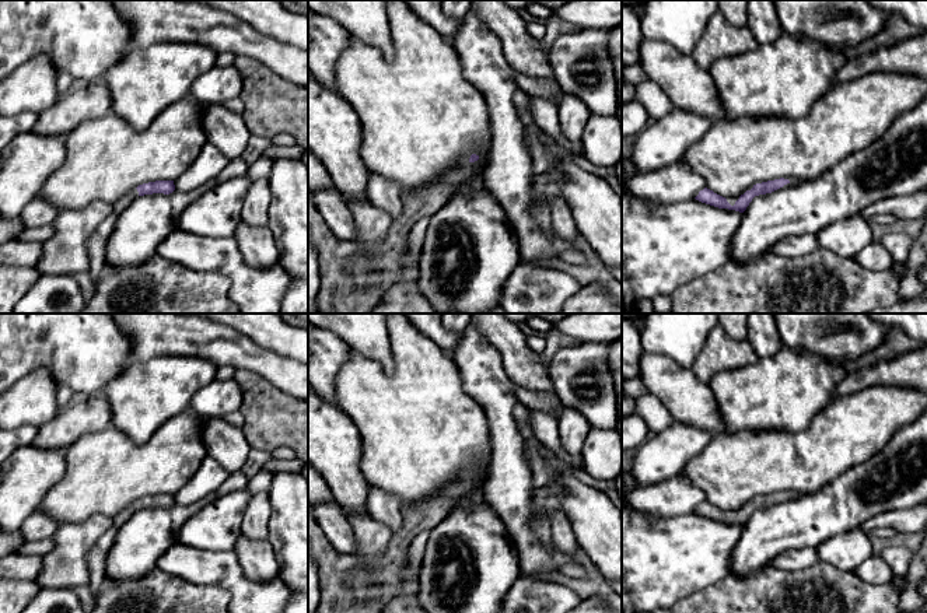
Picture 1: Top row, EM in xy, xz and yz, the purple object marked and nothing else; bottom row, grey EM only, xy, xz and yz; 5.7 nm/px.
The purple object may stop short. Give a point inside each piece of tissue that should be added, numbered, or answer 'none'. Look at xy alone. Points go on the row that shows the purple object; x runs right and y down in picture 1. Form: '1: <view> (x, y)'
1: xy (121, 205)

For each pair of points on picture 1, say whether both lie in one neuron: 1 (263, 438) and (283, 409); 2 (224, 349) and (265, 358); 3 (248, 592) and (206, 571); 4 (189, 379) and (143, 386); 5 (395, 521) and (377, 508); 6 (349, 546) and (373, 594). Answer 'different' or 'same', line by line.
1: same
2: same
3: same
4: same
5: same
6: different

